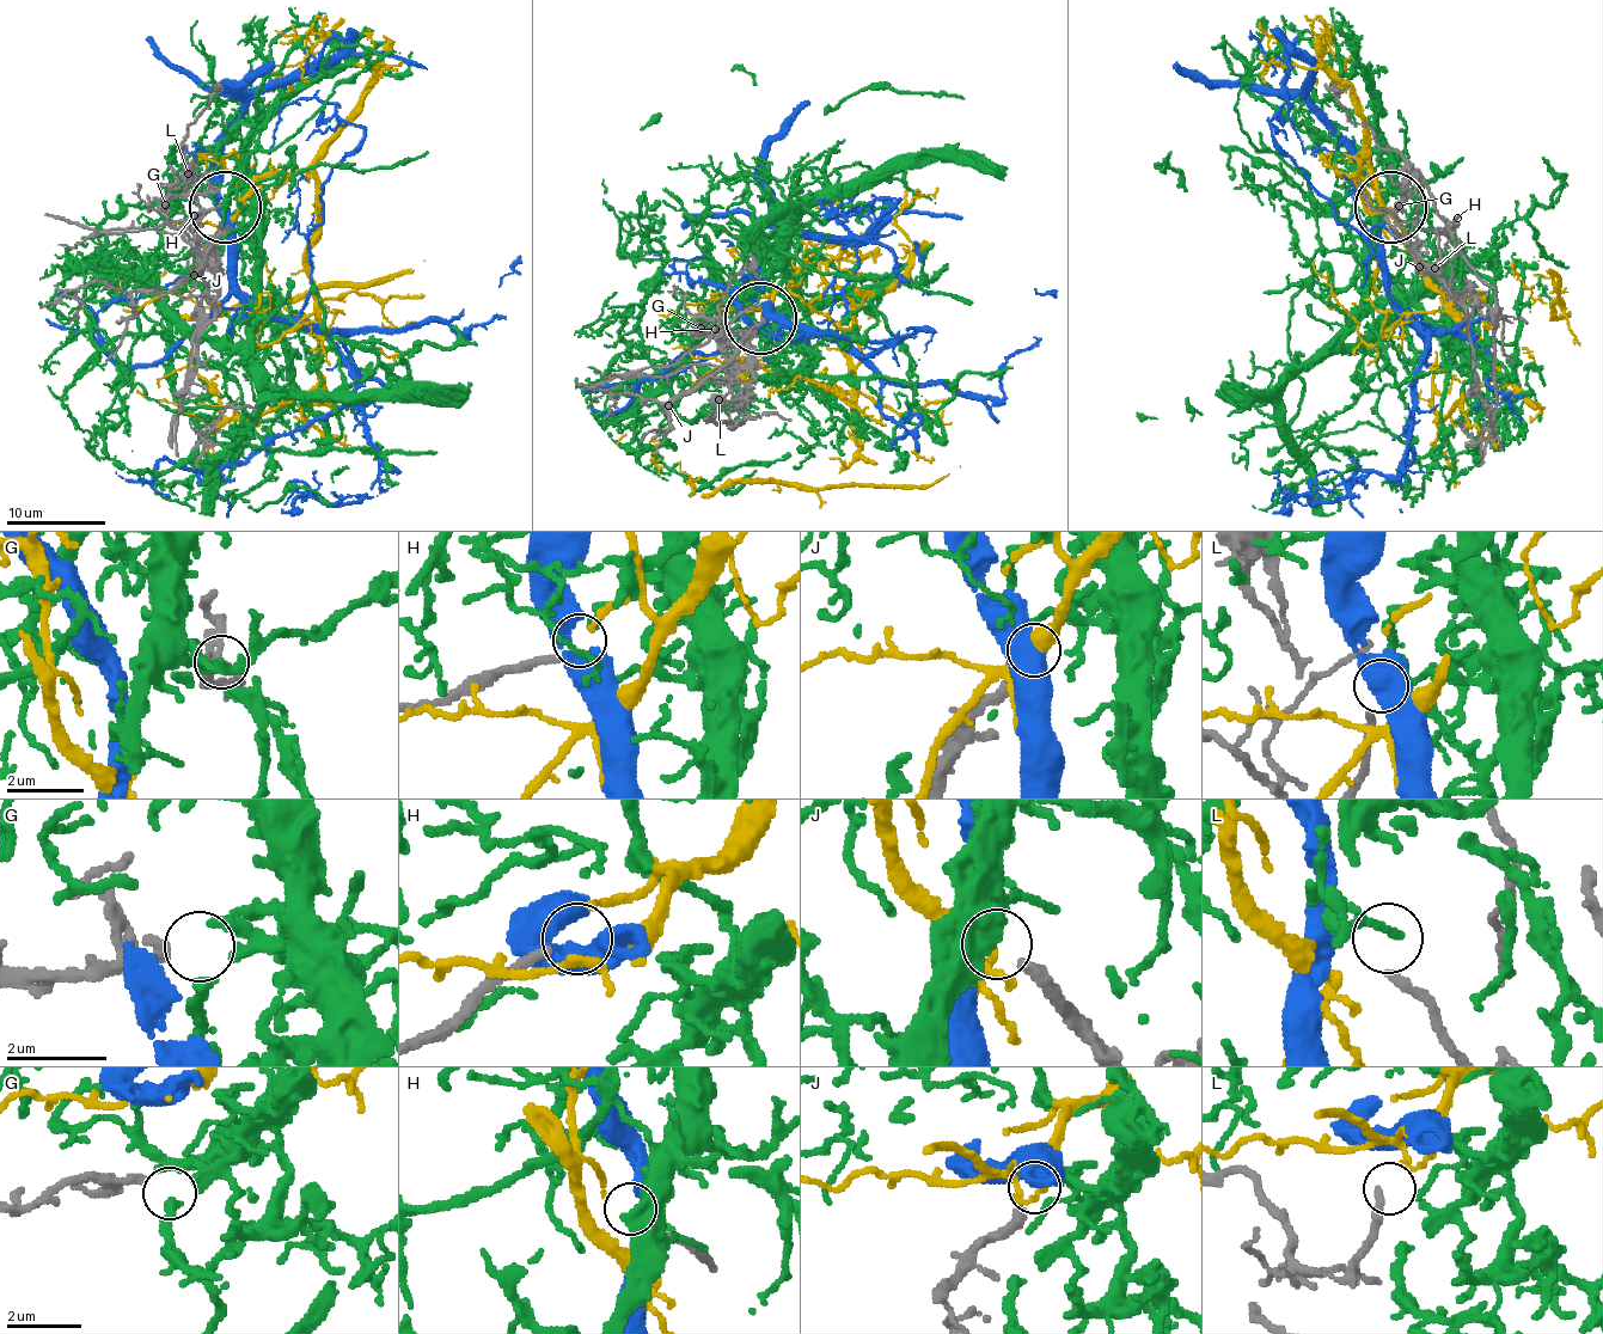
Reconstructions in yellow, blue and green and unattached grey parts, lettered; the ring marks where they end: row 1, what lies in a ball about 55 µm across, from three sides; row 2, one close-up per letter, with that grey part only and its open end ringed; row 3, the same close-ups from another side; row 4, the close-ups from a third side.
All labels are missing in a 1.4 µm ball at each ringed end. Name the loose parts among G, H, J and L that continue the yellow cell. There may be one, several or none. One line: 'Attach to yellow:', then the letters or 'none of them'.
Attach to yellow: J

